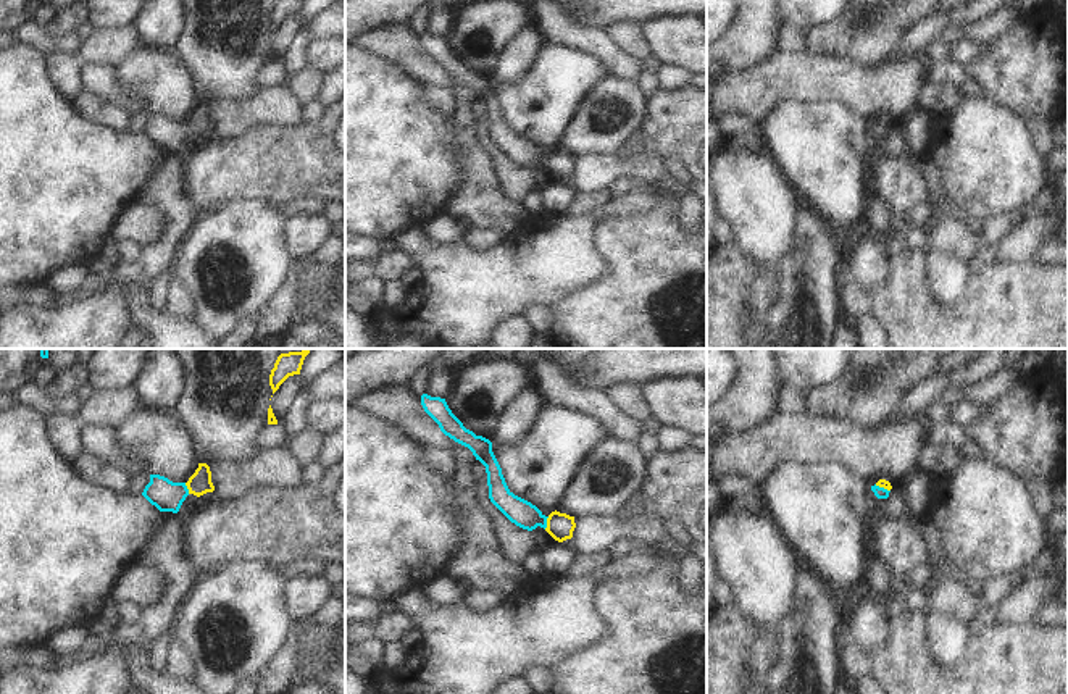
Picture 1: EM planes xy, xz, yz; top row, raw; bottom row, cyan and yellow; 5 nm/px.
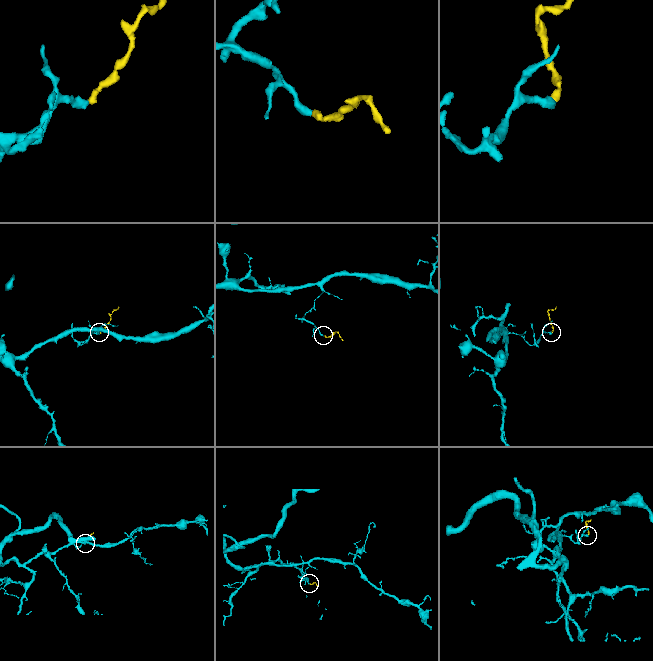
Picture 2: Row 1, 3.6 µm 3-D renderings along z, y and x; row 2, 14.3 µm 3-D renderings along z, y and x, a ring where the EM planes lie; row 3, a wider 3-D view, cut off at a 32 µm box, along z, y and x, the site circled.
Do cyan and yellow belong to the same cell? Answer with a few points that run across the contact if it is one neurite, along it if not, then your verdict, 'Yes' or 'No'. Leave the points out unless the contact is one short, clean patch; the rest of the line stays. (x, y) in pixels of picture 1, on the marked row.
Line: xz (523, 514), (546, 523), (560, 526). Yes.

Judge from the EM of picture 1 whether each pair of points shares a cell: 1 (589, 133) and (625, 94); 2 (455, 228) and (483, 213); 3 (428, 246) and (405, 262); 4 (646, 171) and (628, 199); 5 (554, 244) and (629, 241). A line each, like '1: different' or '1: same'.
1: same
2: different
3: different
4: different
5: different

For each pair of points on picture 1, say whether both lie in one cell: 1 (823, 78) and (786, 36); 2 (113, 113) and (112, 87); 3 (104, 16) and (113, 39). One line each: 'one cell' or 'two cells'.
1: two cells
2: two cells
3: two cells

